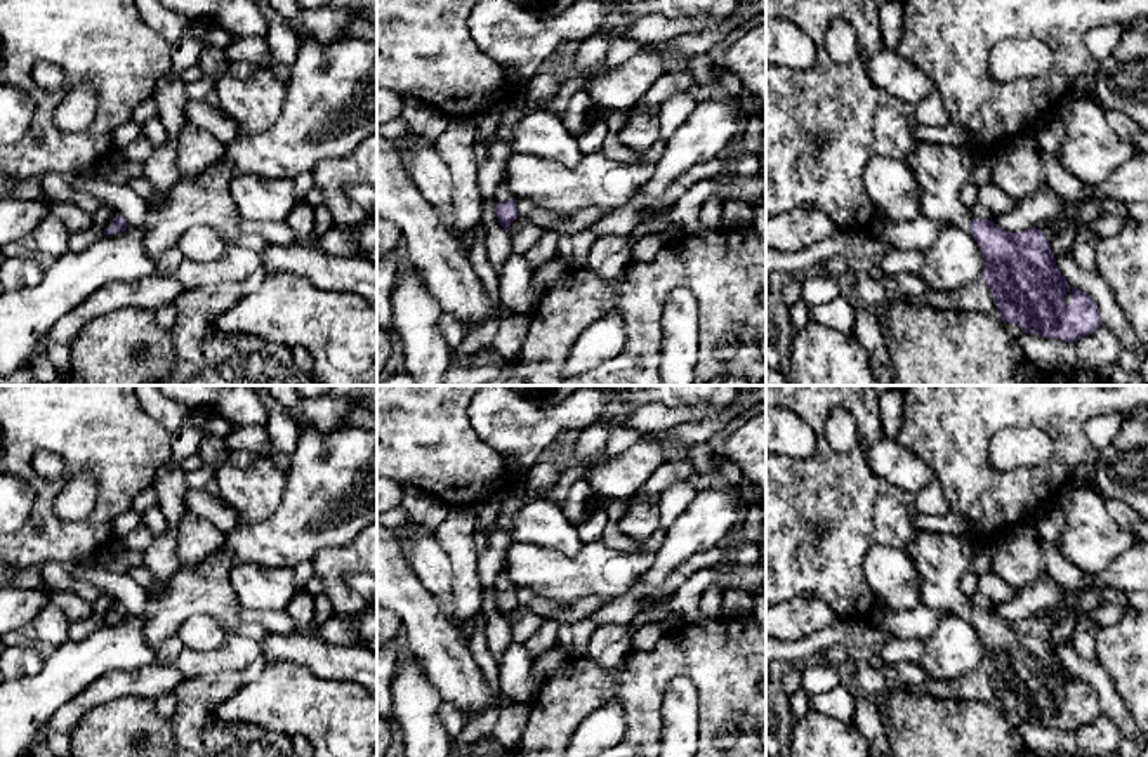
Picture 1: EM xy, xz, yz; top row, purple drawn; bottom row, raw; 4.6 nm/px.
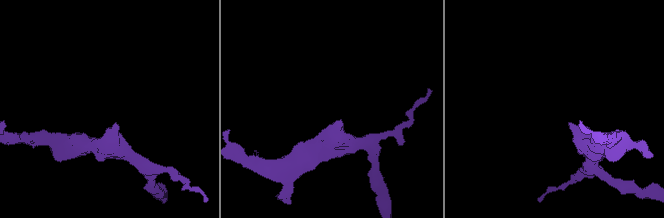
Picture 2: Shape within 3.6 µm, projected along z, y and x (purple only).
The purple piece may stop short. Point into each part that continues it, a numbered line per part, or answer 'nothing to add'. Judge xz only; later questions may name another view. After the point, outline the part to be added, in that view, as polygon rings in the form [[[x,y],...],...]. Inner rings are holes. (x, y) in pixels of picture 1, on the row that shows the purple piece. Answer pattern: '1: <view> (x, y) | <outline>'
1: xz (502, 193) | [[[505,167],[502,170],[502,181],[498,182],[497,189],[495,189],[495,201],[507,201],[509,198],[512,198],[511,189],[505,184]]]

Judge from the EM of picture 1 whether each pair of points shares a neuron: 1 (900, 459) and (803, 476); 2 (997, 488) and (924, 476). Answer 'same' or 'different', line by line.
1: different
2: different

